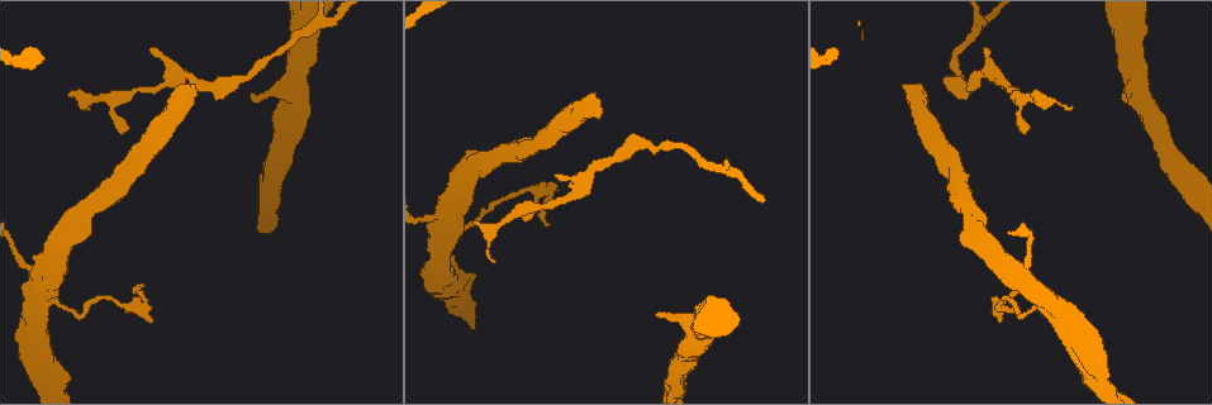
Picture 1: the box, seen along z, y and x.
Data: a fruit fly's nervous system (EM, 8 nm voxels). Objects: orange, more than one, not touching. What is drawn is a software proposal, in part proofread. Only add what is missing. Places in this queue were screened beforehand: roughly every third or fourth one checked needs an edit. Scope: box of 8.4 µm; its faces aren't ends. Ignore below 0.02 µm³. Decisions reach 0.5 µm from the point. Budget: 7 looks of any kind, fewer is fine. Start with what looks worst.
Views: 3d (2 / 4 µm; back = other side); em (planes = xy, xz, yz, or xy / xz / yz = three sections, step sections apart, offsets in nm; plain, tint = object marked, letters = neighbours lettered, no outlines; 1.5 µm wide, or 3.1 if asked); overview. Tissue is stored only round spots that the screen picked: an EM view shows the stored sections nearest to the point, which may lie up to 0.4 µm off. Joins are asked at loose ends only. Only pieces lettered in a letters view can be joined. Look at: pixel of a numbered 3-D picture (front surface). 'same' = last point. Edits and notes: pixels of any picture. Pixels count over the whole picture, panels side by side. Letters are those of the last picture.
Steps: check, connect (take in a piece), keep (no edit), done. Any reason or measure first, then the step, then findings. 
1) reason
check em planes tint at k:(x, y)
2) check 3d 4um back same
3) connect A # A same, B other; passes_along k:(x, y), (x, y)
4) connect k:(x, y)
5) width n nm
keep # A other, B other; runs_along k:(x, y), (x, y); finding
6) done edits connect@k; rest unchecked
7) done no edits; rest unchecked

long arm stops here
check 3d 2um at 1:(905, 84)

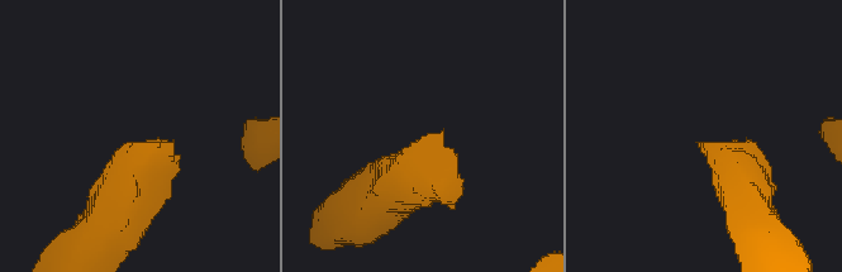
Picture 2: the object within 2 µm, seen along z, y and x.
now the EM
check em planes letters at 2:(700, 142)

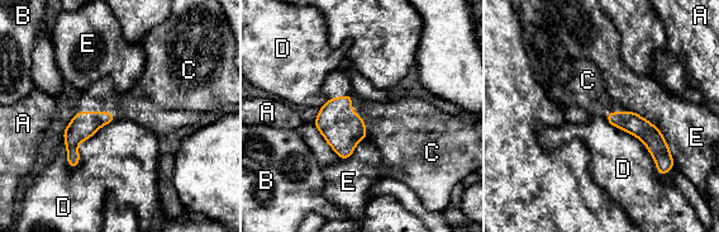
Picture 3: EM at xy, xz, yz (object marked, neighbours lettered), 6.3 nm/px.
connect 3:(395, 127) # A other, B other, C same, D other, E other; passes_along 3:(342, 128), (358, 116), (395, 127); the neuron continues

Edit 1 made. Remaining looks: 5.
check overview

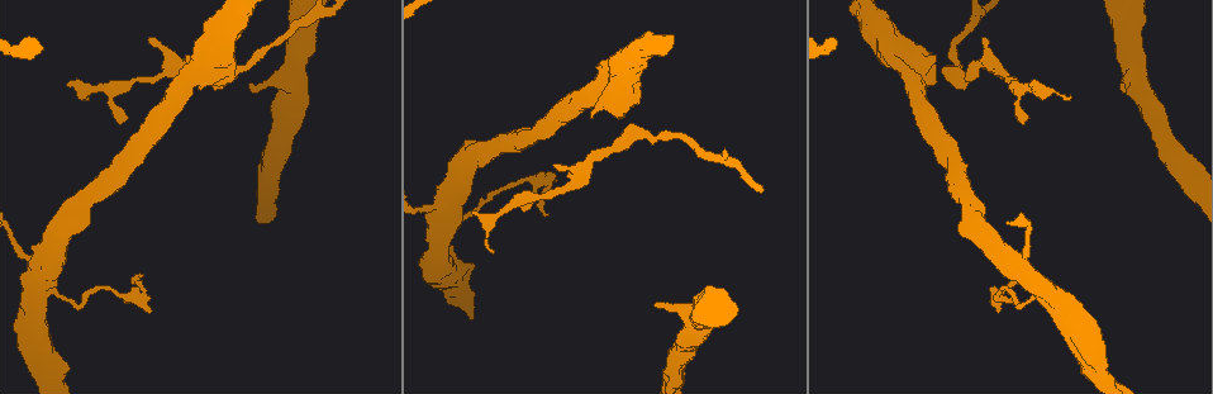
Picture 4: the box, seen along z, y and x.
thick end
check em planes tint at 4:(1122, 87)

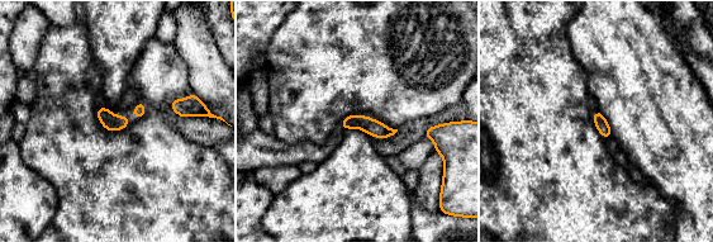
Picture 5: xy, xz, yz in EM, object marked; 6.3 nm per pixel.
check em planes letters same

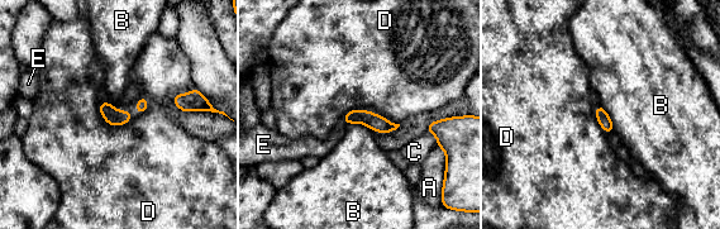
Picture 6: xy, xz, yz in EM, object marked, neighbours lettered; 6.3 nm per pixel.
longest_contact D 240 nm
connect 6:(314, 147) # A other, B other, C other, D other, E same; passes_along 6:(378, 123), (344, 122), (314, 147); the neuron continues

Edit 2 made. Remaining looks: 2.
check overview

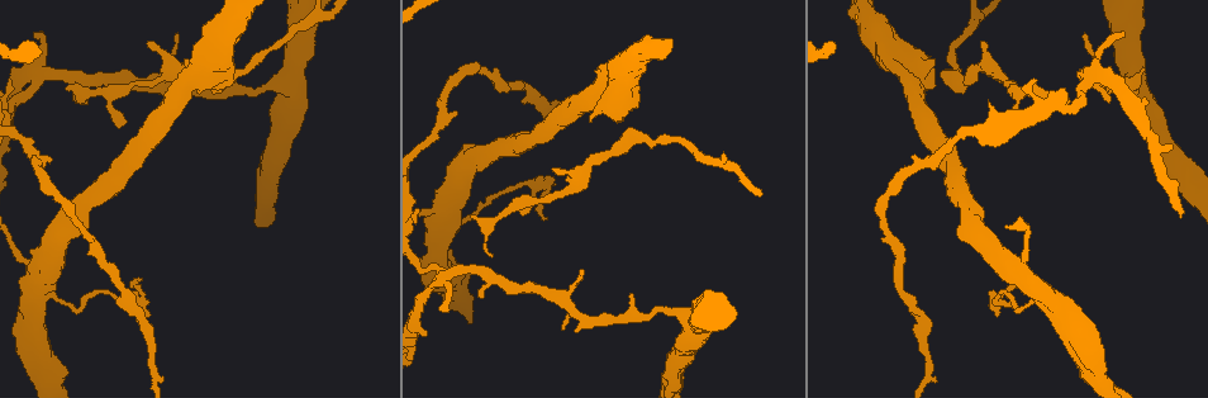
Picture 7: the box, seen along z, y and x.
tapers out
check em planes letters at 7:(981, 42)

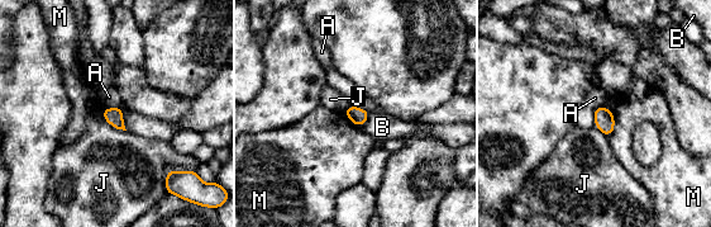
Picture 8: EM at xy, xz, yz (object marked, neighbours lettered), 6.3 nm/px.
longest_contact J 220 nm
keep # A other, B other, J other, M other; border 8:(122, 105), (104, 108); no lettered piece goes on from it

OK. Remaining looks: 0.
done edits connect@3, connect@6; rest unchecked

